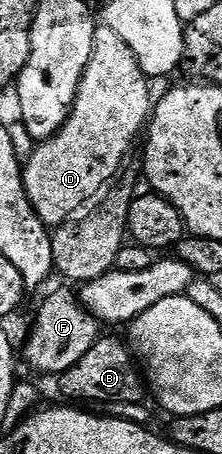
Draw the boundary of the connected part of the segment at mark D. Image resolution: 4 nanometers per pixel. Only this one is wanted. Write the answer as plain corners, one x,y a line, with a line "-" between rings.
98,26
89,64
77,86
77,96
69,119
57,134
44,140
29,163
24,164
25,194
38,219
50,228
69,219
92,195
104,192
117,170
125,163
137,134
146,130
151,119
150,80
143,73
135,53
115,33

